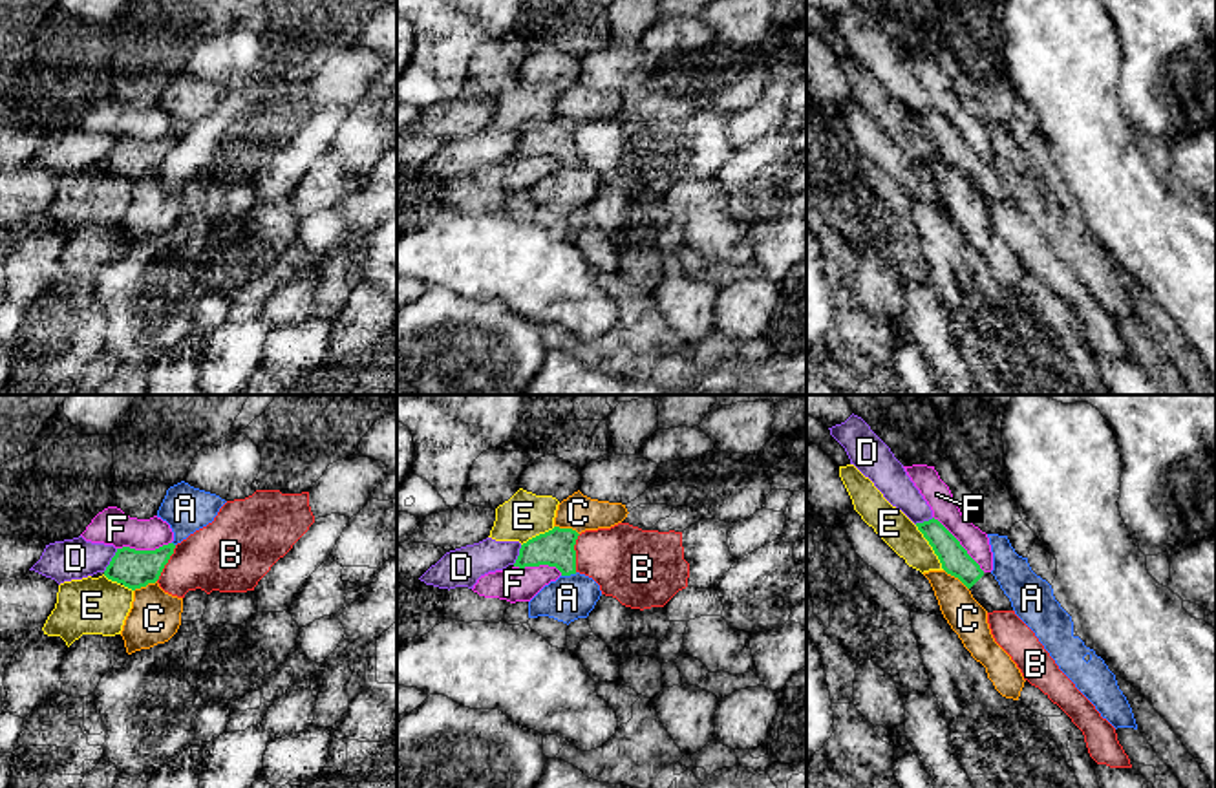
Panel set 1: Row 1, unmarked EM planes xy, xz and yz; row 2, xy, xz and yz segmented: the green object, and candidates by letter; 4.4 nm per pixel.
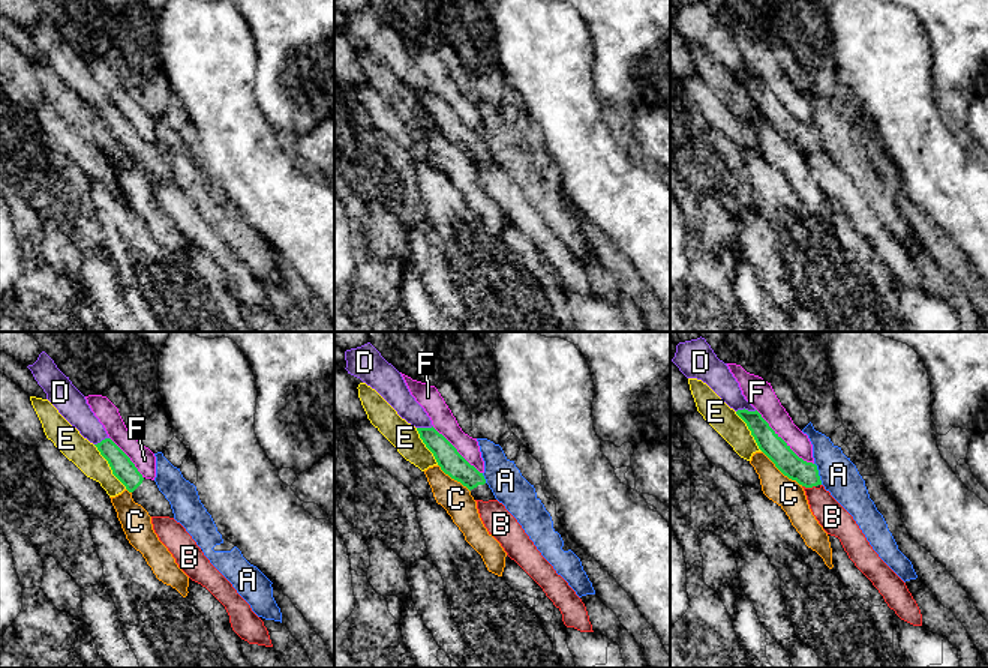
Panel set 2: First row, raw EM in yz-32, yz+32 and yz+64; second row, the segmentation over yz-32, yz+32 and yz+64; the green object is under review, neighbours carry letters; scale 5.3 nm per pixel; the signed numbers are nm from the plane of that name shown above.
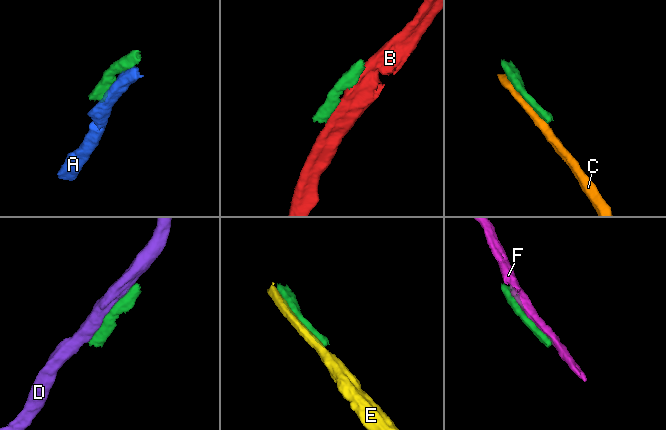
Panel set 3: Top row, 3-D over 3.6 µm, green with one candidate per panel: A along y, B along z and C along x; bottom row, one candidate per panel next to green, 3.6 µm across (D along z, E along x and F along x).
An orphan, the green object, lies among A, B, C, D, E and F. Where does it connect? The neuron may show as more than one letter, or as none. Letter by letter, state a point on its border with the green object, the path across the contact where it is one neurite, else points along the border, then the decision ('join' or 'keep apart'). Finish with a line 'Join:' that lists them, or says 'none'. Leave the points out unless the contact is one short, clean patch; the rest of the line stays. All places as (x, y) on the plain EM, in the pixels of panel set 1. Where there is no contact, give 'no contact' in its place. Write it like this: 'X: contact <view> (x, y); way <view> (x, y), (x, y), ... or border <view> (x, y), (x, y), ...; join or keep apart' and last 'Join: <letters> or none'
A: contact xz (569, 165); keep apart
B: contact xz (575, 143); keep apart
C: contact xz (567, 119); keep apart
D: contact xy (112, 150); keep apart
E: contact yz (931, 136); keep apart
F: contact yz (959, 134); keep apart
Join: none

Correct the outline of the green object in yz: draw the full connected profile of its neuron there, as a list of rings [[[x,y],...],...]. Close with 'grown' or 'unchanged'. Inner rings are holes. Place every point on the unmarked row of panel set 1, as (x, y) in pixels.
[[[933,108],[929,112],[916,113],[916,117],[933,137],[942,159],[958,168],[987,203],[1013,201],[1009,188],[1004,185],[995,166],[991,163],[984,163],[960,132],[938,110]]] | grown

